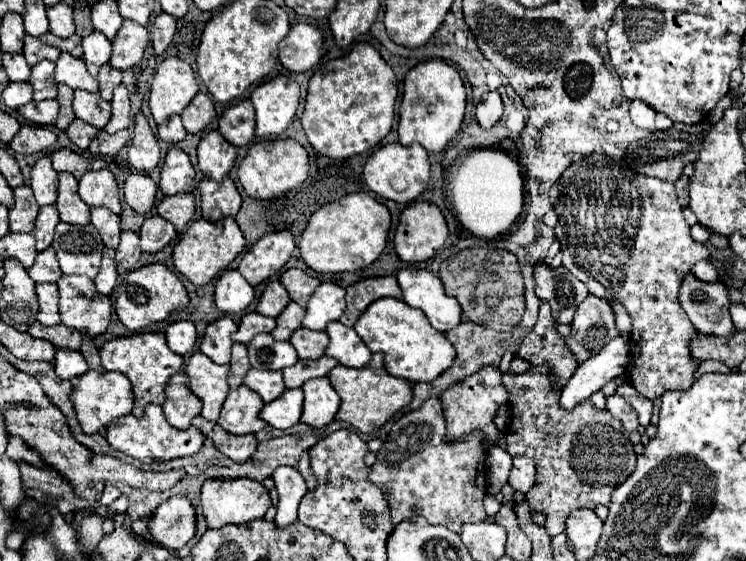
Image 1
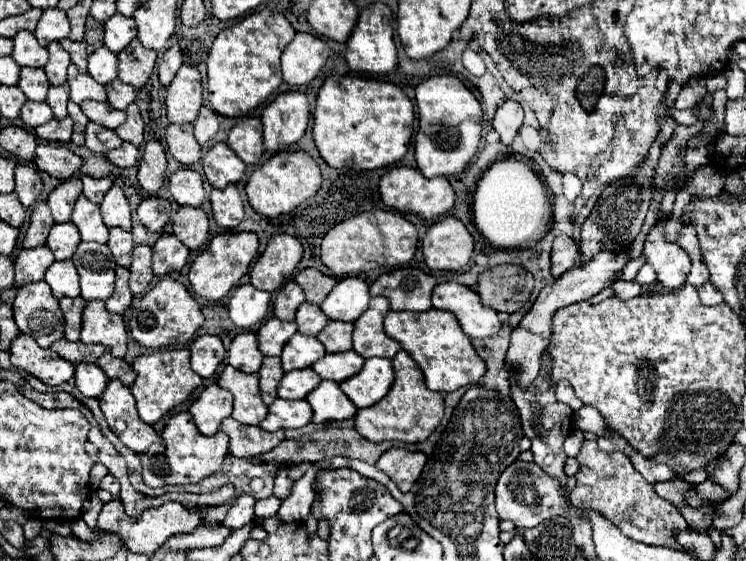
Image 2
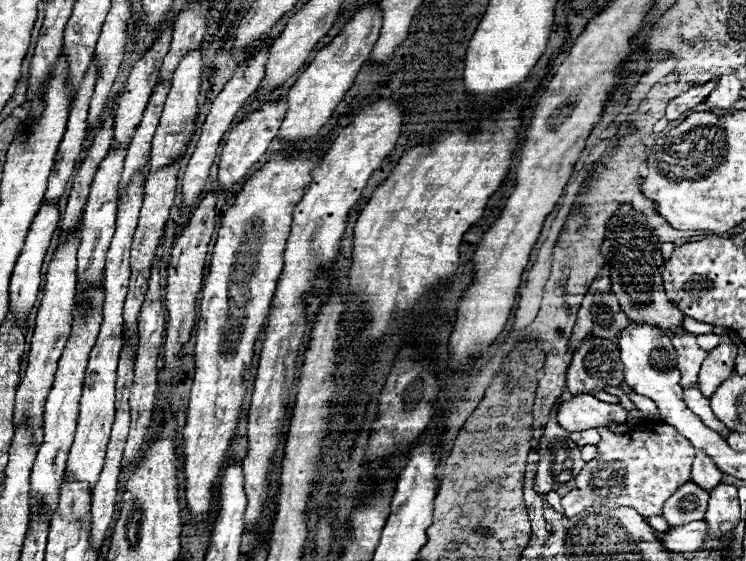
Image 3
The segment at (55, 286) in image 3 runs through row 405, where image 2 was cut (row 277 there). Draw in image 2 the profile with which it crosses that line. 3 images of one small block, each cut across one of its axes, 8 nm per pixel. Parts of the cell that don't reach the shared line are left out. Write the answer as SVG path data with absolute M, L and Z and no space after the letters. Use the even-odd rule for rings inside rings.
M40 246L34 250L20 250L14 266L16 266L16 286L24 286L30 282L44 280L44 272L54 262L54 256L48 246Z

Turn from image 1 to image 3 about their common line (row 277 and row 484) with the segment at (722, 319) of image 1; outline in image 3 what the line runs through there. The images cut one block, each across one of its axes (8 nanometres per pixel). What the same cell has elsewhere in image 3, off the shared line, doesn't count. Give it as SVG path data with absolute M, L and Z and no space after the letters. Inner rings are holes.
M688 482L680 486L664 504L662 518L670 526L684 526L694 520L702 520L706 506L708 506L708 494L706 490L698 488L694 482Z

